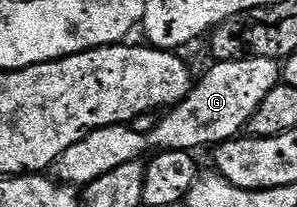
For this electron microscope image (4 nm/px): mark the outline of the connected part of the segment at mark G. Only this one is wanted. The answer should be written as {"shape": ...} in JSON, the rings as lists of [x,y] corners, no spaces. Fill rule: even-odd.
{"shape":[[[270,57],[231,62],[217,61],[212,65],[203,79],[194,84],[184,100],[170,108],[152,130],[139,134],[124,124],[92,131],[58,158],[53,166],[54,176],[62,184],[73,183],[79,187],[86,187],[103,174],[133,160],[142,160],[162,152],[189,153],[199,147],[215,147],[224,141],[235,139],[248,121],[250,124],[256,116],[257,109],[266,99],[266,95],[278,86],[279,65]]]}

